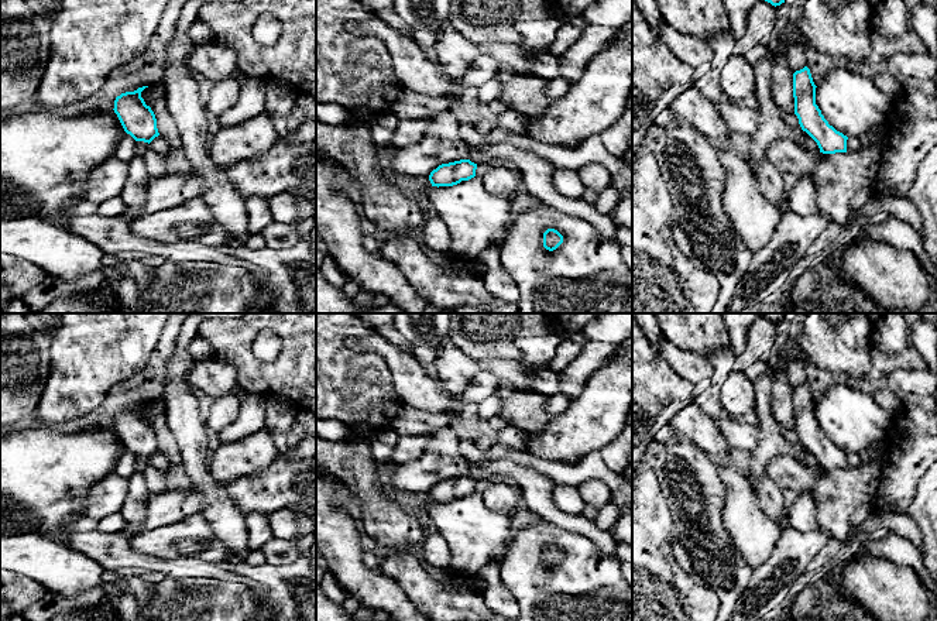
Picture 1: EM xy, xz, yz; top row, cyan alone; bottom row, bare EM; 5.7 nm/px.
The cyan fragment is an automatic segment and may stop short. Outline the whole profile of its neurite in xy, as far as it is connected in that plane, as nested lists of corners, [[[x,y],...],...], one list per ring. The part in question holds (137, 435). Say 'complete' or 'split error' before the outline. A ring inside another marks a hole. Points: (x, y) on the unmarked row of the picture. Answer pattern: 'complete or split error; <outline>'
complete; [[[143,402],[134,408],[126,408],[116,414],[114,429],[117,430],[124,447],[135,457],[151,459],[159,452],[157,435],[150,422],[141,414]]]

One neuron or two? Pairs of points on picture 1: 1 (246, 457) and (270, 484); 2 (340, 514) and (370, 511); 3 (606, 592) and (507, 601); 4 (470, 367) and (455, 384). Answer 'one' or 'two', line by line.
1: two
2: two
3: two
4: one

